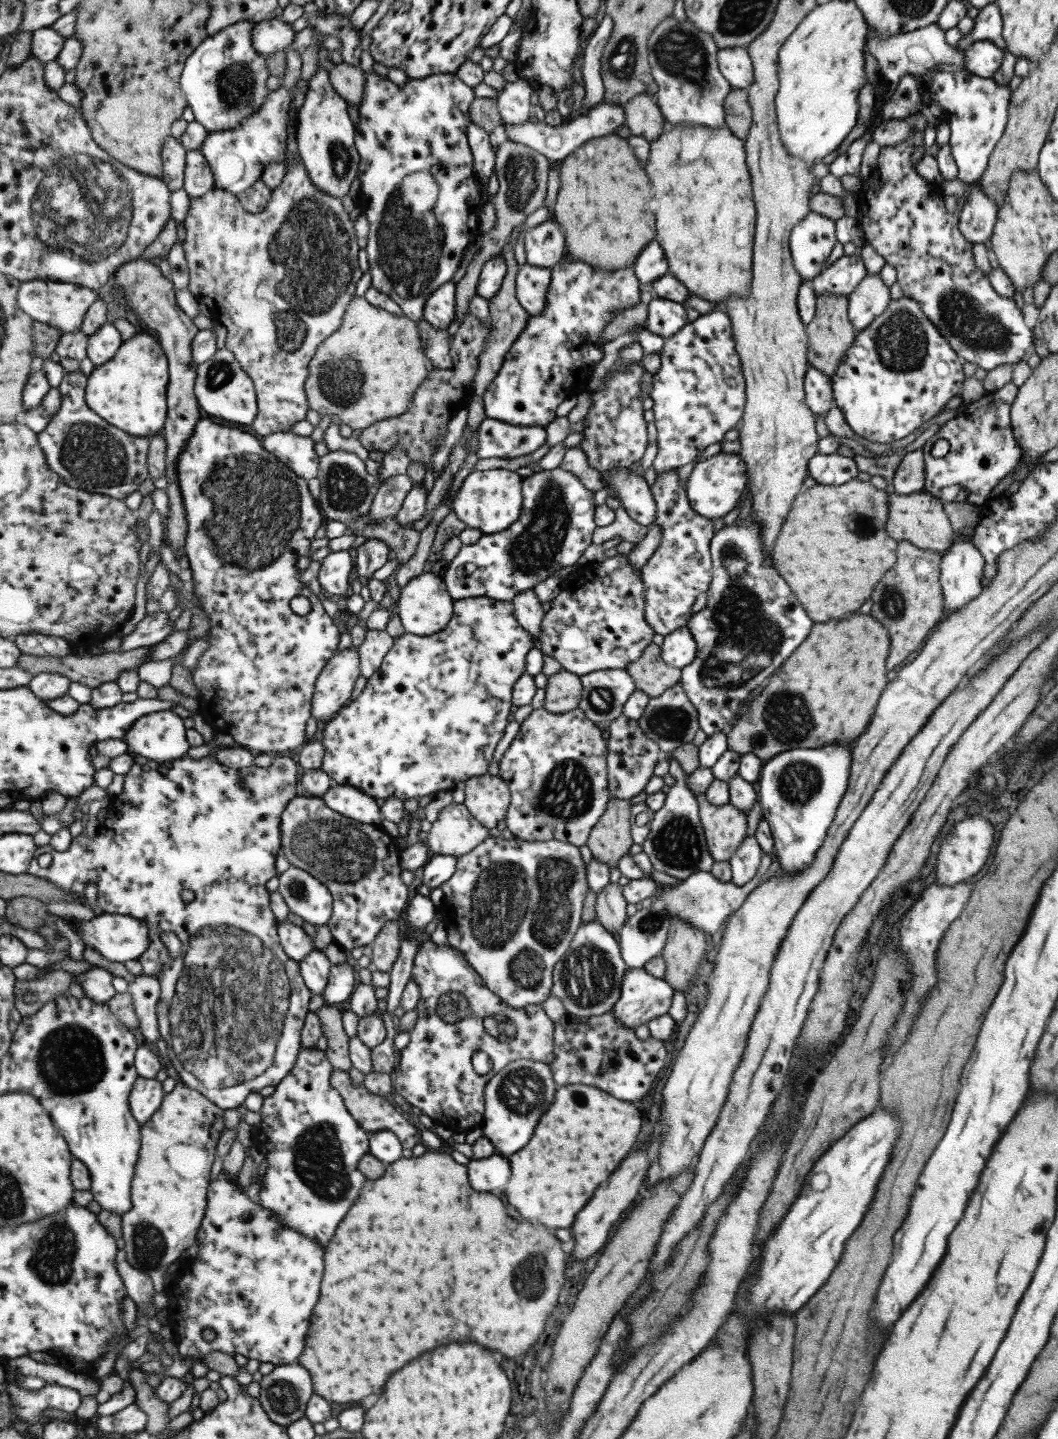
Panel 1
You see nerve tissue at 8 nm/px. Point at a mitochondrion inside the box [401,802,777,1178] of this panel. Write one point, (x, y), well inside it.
(506, 898)

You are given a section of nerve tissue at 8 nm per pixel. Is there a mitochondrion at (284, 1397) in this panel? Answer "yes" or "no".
yes

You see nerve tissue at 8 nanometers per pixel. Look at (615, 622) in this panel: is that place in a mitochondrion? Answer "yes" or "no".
no

